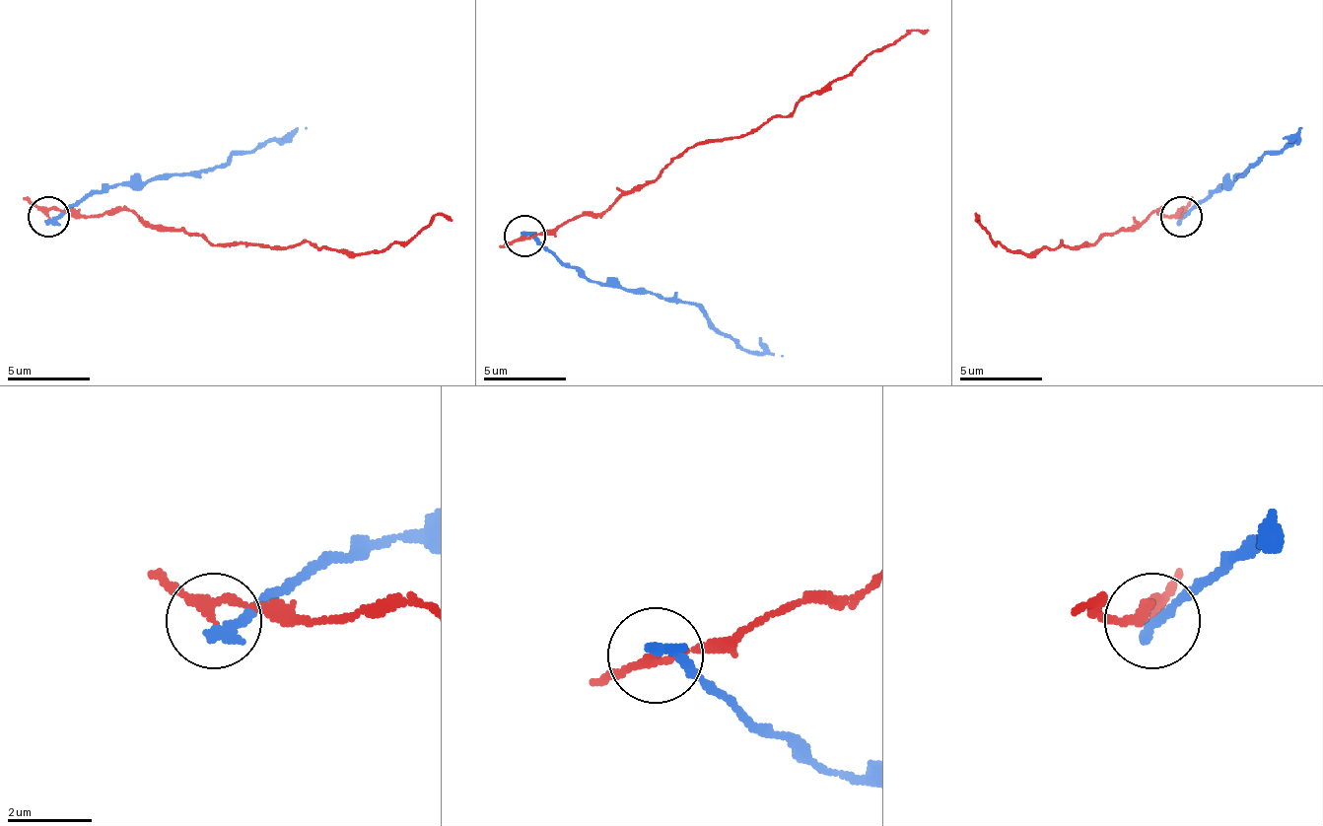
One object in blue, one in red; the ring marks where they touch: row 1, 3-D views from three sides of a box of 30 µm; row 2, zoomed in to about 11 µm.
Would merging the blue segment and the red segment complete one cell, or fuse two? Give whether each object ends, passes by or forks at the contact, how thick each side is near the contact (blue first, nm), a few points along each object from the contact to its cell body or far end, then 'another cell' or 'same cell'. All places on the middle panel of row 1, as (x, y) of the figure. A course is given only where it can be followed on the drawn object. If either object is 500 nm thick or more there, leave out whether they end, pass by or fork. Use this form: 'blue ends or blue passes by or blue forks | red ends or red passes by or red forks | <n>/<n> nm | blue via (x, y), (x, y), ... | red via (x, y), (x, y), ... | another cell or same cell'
blue ends | red passes by | 280/180 nm | blue via (527, 235), (590, 280), (618, 280), (626, 289), (692, 301), (709, 321), (730, 334), (745, 350), (783, 355) | red via (523, 235), (552, 235), (573, 219), (605, 214), (688, 149), (758, 132), (870, 53), (915, 29), (927, 33) | another cell

